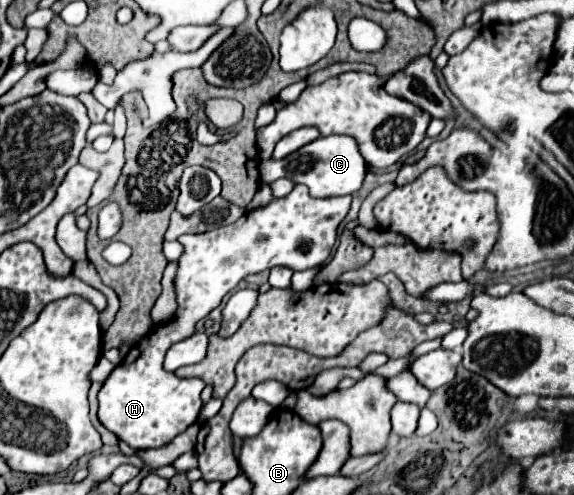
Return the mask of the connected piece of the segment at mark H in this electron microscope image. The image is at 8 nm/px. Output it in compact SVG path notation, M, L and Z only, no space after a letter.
M296 184L294 190L284 196L276 198L270 204L248 210L244 216L240 216L236 222L228 226L220 226L214 230L208 230L204 234L184 234L178 238L178 242L184 246L182 256L178 258L178 270L176 270L176 302L178 308L174 312L174 318L170 322L154 324L152 330L134 344L134 348L128 350L124 360L114 368L114 372L106 378L104 386L98 392L98 420L104 428L114 432L120 440L124 440L134 450L146 450L146 448L160 448L168 444L174 436L184 432L188 426L192 426L198 418L198 412L202 408L200 392L206 386L200 378L178 378L175 373L166 372L162 368L162 360L166 350L196 332L196 322L206 318L220 302L222 298L238 286L238 282L250 274L260 274L264 270L270 270L274 266L286 266L290 270L308 270L314 266L324 264L330 254L332 246L338 238L338 226L344 220L344 216L350 210L350 196L336 196L336 198L312 198L308 194L308 188L302 184Z

